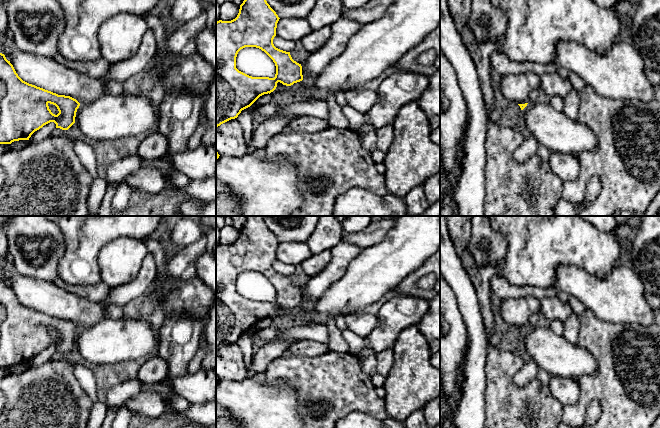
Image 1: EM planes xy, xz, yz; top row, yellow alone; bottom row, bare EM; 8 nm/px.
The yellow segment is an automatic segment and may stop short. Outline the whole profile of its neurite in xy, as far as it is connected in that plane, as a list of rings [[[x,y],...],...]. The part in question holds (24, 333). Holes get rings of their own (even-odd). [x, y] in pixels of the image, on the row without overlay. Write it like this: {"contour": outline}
{"contour": [[[0,277],[0,368],[29,364],[35,355],[50,346],[54,346],[56,352],[68,354],[75,347],[79,330],[80,327],[70,320],[58,319],[23,305],[10,285]],[[49,327],[57,331],[57,339],[51,336]]]}

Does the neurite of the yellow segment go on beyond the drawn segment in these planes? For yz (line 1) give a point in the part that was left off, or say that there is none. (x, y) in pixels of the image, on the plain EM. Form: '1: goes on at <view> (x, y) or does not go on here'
1: does not go on here

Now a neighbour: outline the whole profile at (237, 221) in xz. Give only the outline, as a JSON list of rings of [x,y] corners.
[[[230,216],[230,218],[232,221],[231,225],[237,230],[240,230],[246,221],[246,216]]]

